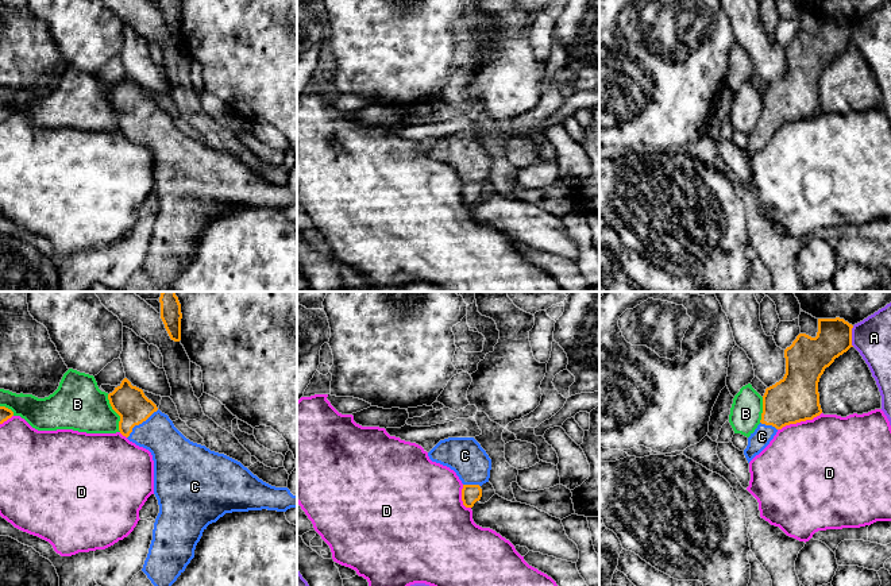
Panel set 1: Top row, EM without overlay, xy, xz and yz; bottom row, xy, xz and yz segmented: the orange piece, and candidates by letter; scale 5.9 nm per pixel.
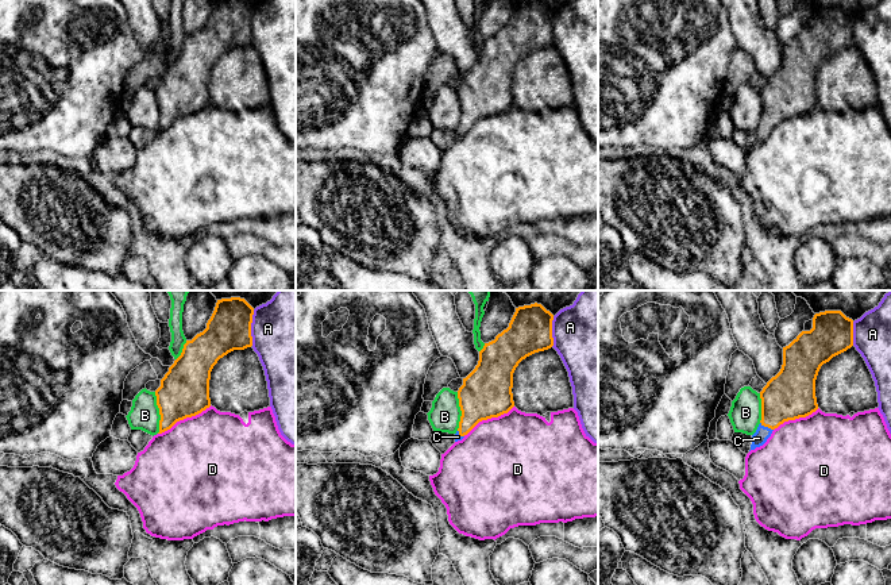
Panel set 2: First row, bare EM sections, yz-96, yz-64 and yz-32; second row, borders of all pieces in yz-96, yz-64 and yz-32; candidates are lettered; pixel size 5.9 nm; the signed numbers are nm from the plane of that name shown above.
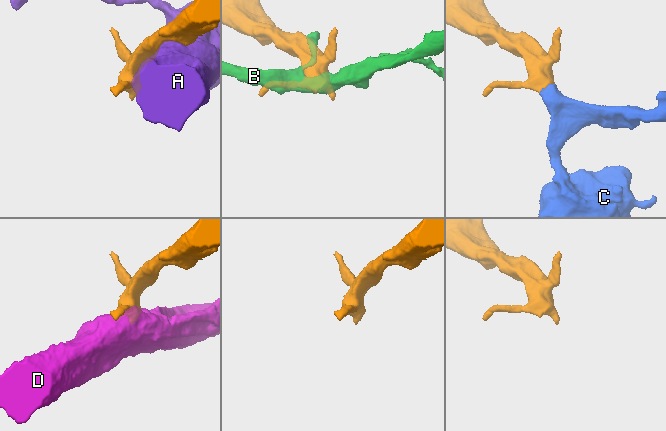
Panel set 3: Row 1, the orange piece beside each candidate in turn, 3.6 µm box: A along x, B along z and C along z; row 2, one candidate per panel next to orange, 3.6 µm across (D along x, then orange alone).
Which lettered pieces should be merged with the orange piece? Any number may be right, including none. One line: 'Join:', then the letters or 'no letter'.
Join: C

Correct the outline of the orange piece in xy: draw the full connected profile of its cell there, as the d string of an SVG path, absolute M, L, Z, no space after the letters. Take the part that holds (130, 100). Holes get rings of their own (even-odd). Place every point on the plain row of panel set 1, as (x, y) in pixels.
M127 76L108 97L120 113L120 131L153 153L159 211L142 269L163 292L194 255L207 224L225 211L297 205L288 185L271 184L240 159L186 136Z

